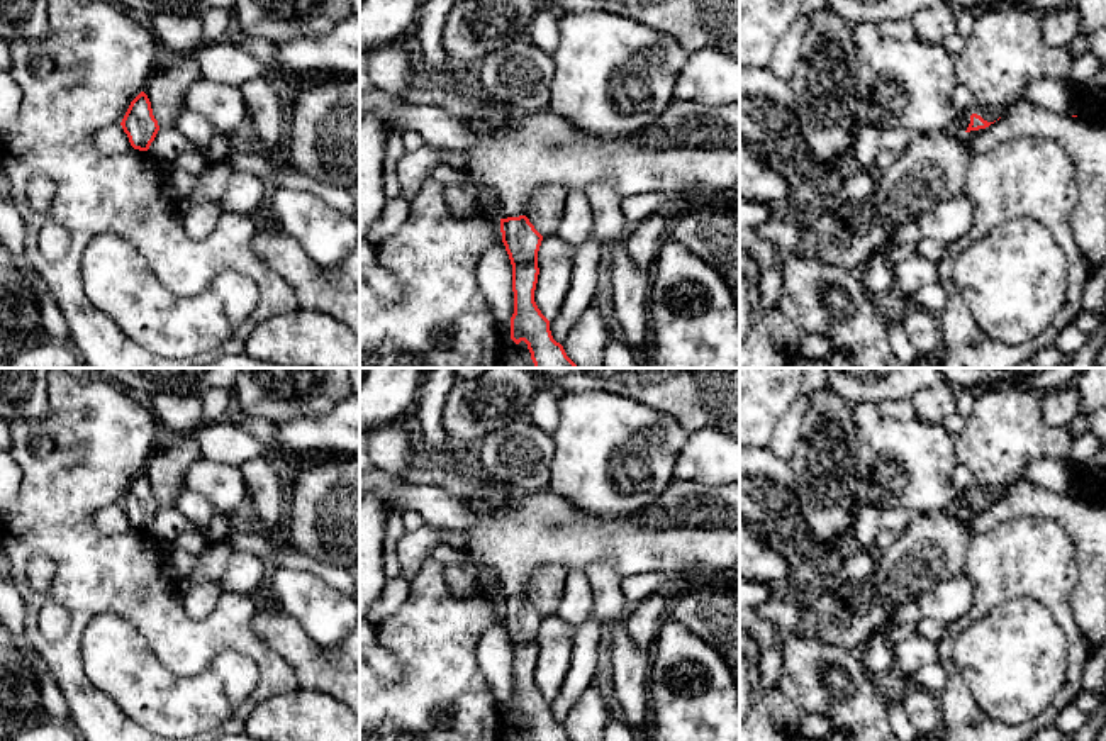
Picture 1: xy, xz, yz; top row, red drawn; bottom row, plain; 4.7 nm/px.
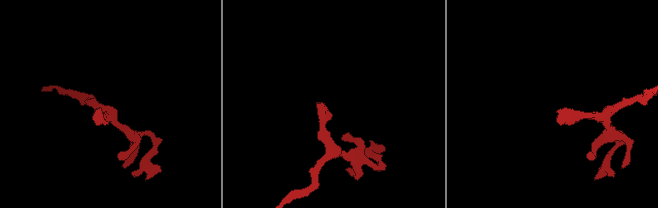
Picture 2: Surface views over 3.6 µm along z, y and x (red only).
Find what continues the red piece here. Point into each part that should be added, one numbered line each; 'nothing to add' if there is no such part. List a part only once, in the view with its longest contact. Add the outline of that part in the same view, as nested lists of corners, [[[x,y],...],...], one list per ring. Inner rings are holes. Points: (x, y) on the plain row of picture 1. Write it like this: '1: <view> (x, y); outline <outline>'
1: xz (516, 534); outline [[[672,480],[653,504],[621,519],[587,514],[550,487],[517,493],[499,485],[494,495],[465,499],[478,519],[465,529],[465,551],[495,578],[500,599],[526,595],[528,580],[543,566],[585,571],[609,561],[621,577],[690,565],[740,571],[740,482],[711,487]]]

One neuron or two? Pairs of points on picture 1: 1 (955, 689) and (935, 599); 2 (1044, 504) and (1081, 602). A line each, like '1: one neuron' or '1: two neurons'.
1: two neurons
2: one neuron

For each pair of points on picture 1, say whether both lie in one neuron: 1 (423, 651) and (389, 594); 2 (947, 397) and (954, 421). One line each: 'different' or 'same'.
1: different
2: different

